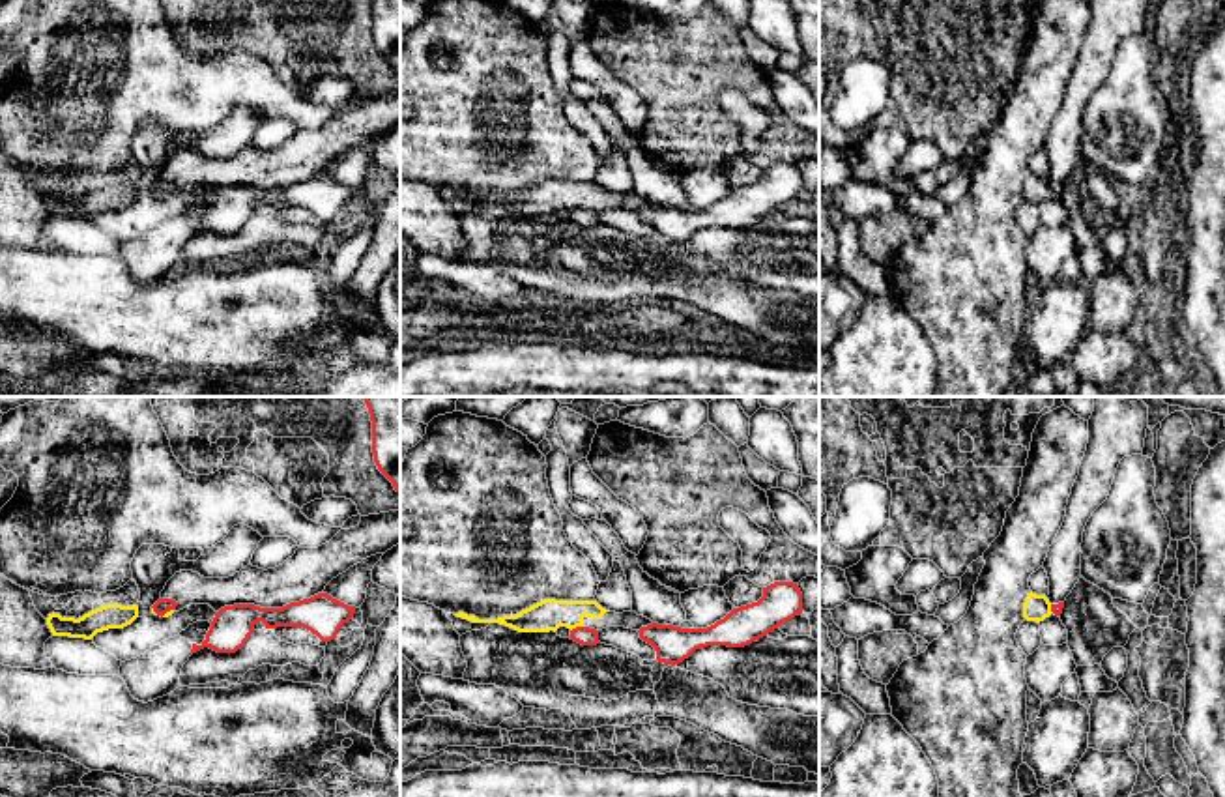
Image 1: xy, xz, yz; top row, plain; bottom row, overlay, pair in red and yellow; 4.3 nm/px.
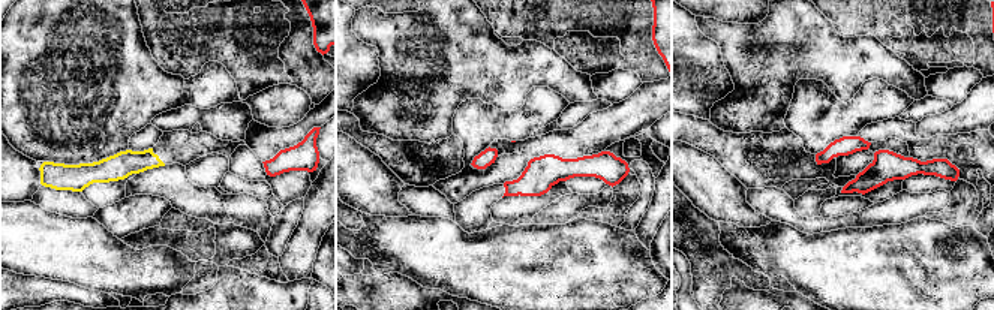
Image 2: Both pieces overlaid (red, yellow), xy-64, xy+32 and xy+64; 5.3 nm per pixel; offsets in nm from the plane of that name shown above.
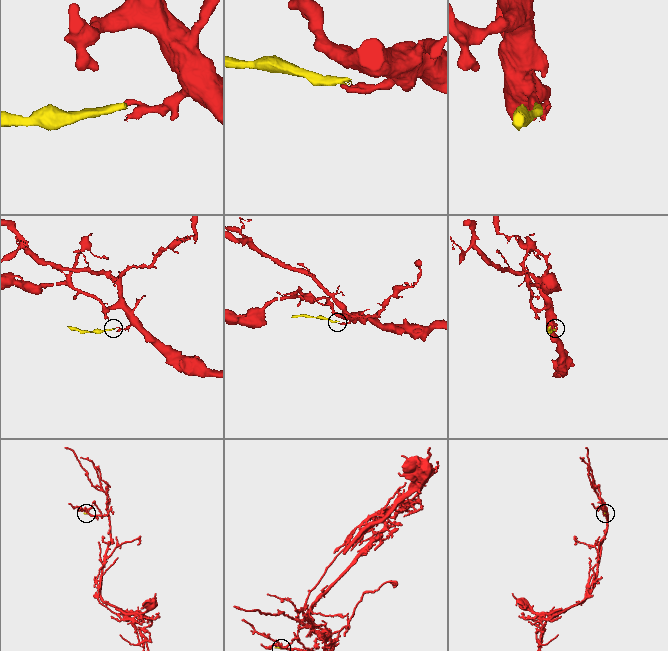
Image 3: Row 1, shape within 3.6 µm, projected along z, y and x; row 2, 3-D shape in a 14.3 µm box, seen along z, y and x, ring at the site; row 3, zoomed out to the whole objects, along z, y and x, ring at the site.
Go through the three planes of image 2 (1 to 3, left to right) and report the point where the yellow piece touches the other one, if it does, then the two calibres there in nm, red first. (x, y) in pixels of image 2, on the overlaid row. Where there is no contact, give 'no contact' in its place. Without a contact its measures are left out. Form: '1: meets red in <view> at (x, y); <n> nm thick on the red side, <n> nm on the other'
1: no contact
2: no contact
3: no contact

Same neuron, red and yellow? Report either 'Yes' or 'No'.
No

